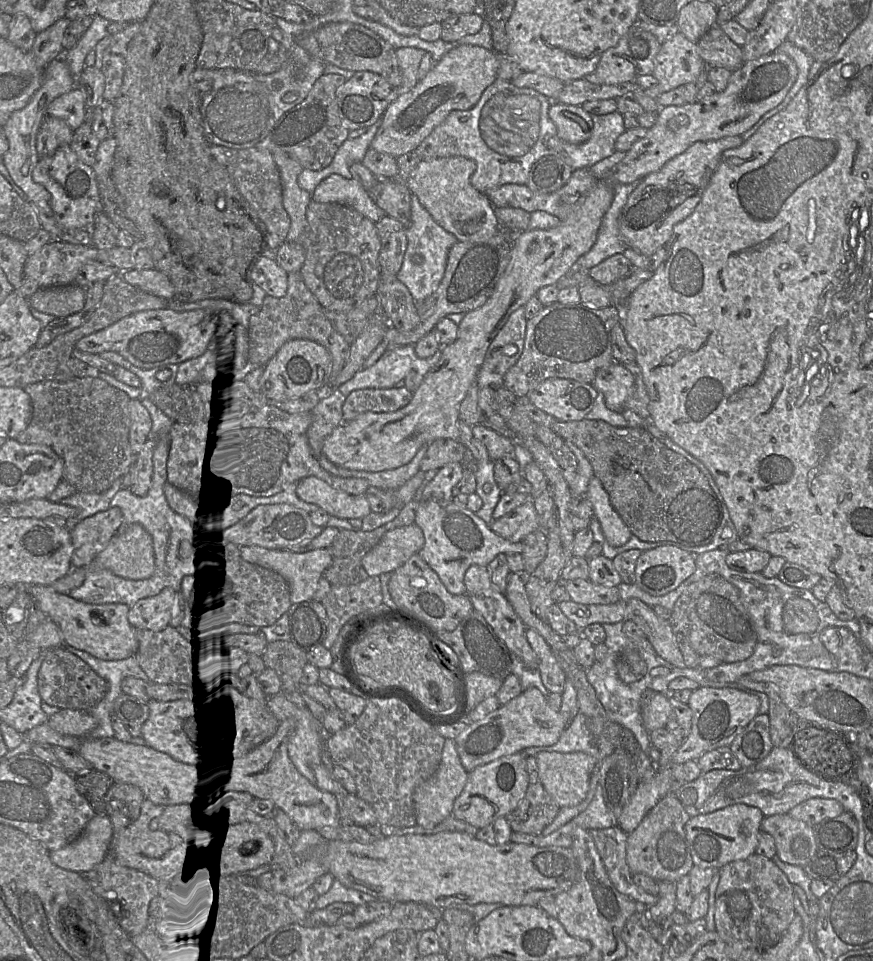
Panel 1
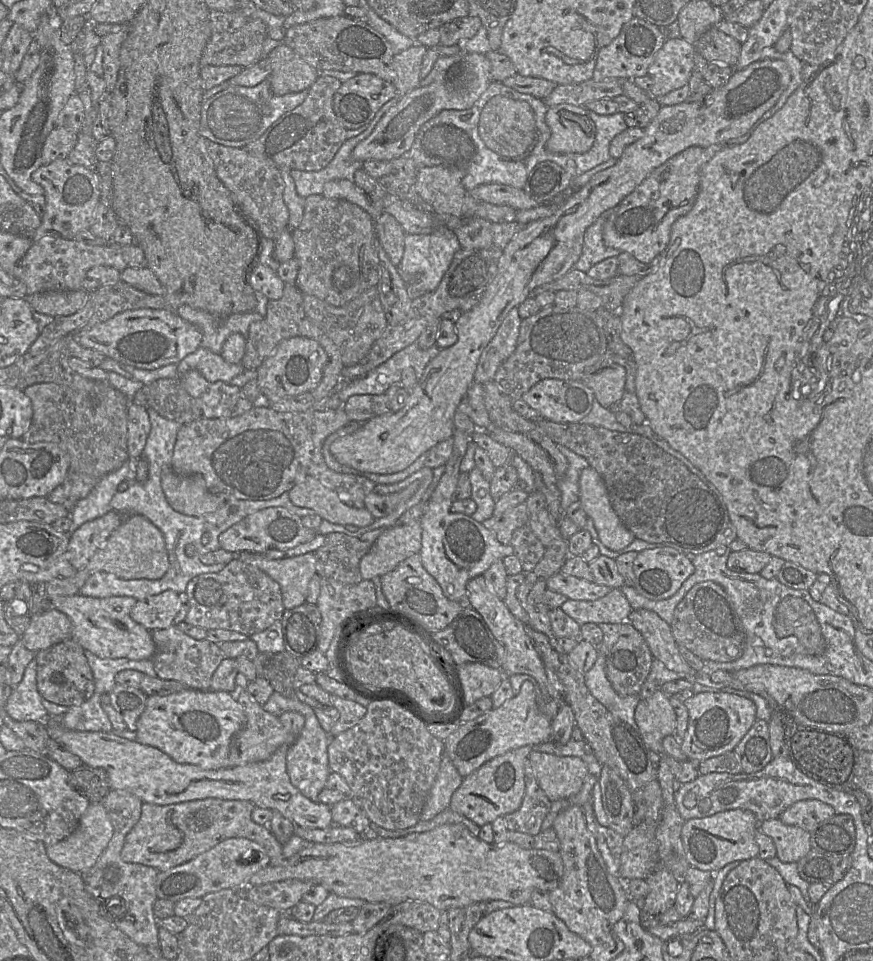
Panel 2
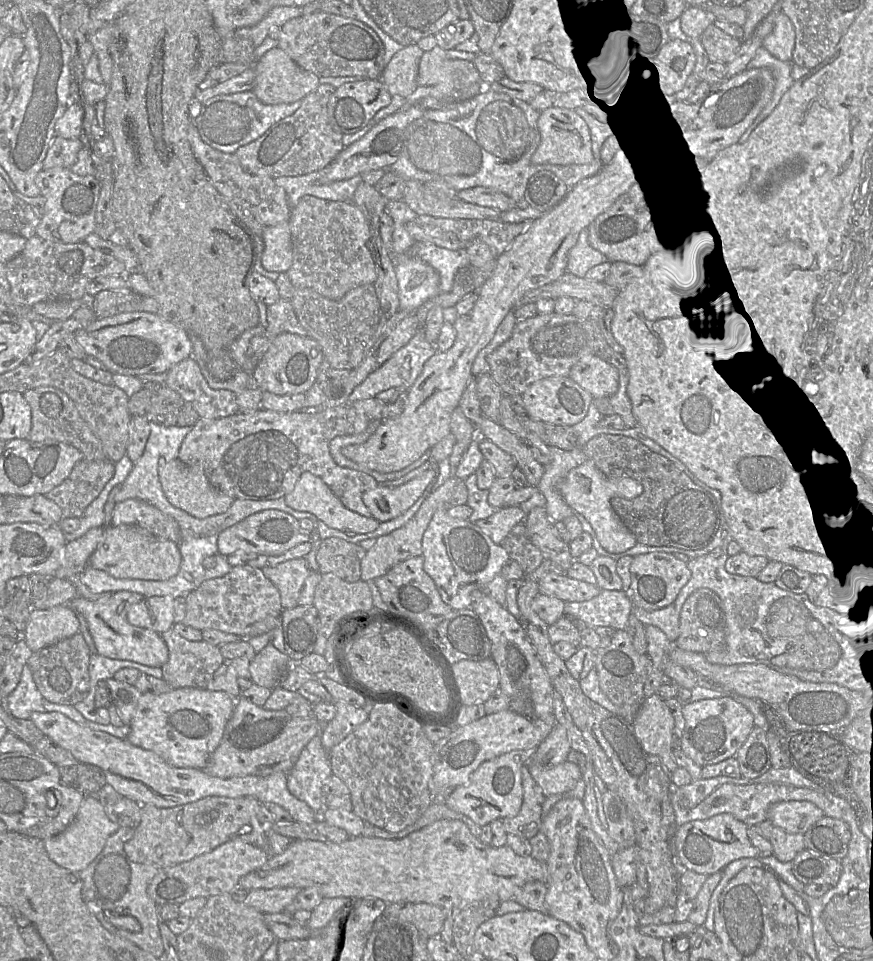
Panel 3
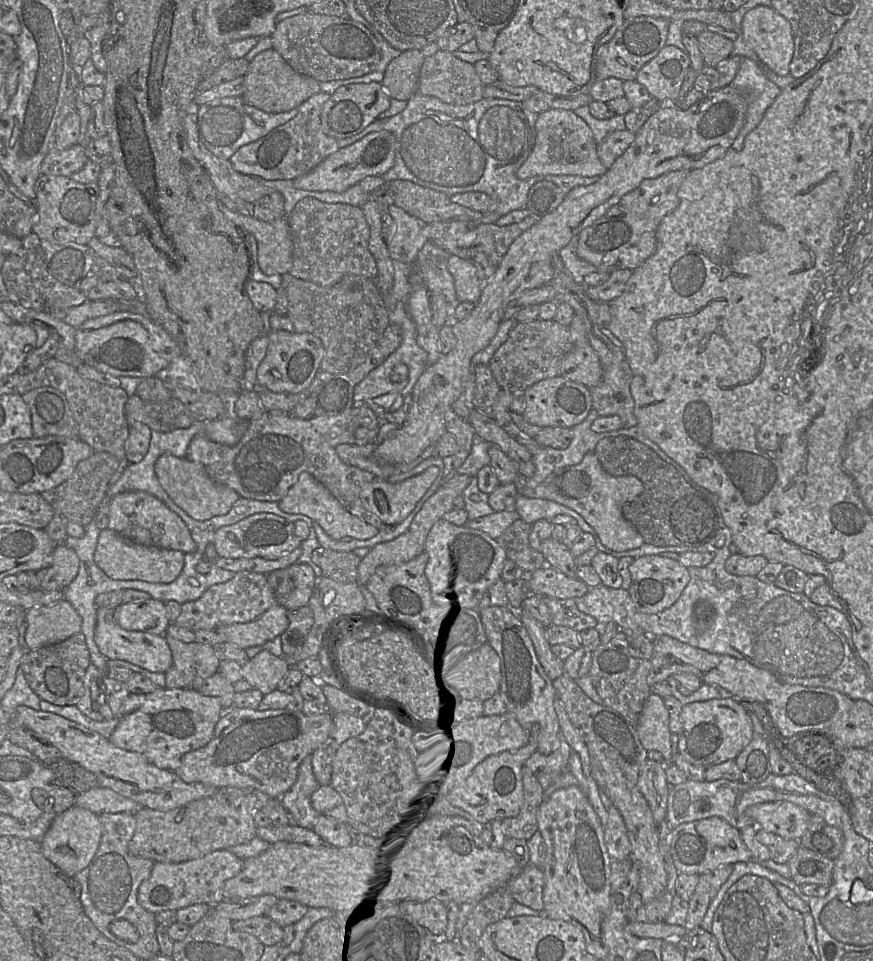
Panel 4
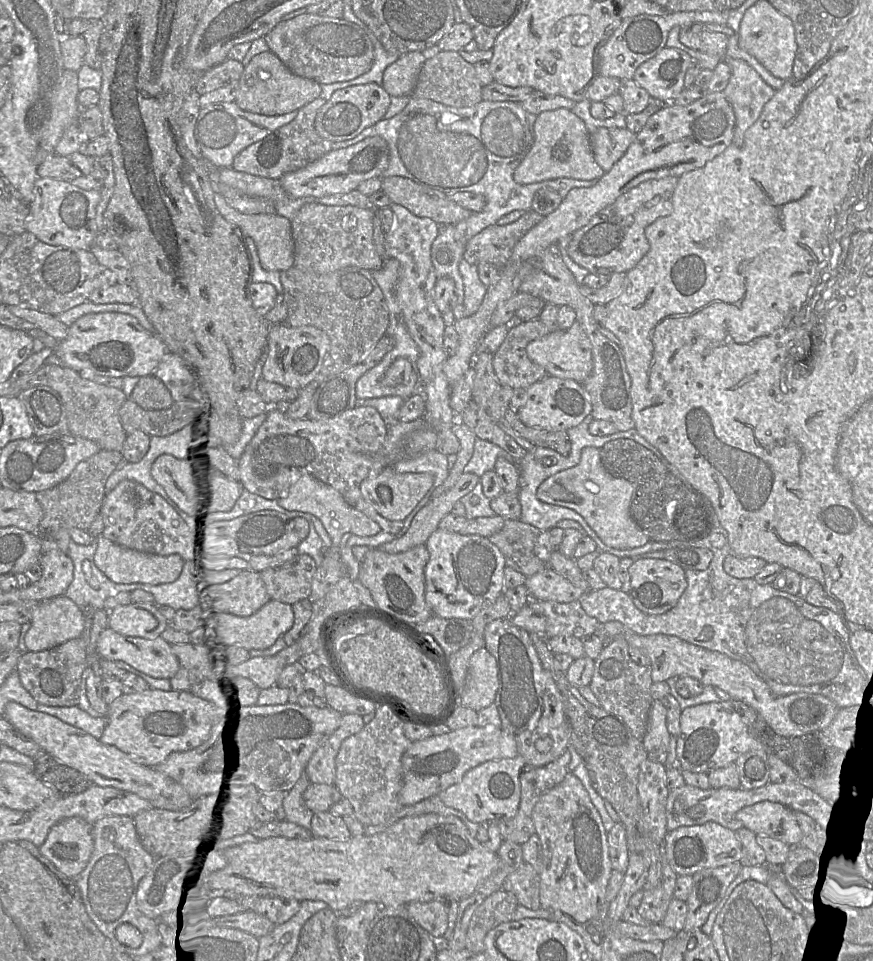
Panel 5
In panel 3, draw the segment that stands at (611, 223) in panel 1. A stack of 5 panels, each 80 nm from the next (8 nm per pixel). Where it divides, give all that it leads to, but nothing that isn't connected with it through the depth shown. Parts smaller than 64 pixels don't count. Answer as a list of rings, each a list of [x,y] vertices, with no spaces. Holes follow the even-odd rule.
[[[583,229],[577,243],[569,252],[567,273],[585,278],[589,269],[608,261],[605,255],[590,246],[588,238],[588,229]]]

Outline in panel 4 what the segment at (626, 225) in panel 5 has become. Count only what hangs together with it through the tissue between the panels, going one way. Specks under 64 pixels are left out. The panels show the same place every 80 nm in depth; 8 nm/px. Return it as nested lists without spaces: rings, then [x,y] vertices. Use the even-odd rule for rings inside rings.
[[[677,170],[657,178],[645,179],[634,190],[578,235],[576,254],[600,272],[634,270],[652,256],[657,248],[656,230],[662,219],[678,204],[678,190],[691,170]]]

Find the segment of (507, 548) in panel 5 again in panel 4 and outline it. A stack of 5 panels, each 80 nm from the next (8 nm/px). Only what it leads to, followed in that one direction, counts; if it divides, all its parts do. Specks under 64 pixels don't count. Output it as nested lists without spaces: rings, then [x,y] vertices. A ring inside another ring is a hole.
[[[518,519],[496,539],[504,549],[507,559],[514,561],[526,572],[526,575],[546,565],[543,554],[530,546],[531,528],[532,524]]]

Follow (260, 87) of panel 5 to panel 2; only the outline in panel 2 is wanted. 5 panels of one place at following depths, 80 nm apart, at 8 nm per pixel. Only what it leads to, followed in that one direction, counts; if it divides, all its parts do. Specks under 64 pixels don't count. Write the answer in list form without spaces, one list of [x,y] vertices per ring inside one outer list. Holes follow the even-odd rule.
[[[284,43],[273,49],[267,57],[271,63],[268,77],[271,90],[277,96],[309,89],[319,77],[316,69]]]

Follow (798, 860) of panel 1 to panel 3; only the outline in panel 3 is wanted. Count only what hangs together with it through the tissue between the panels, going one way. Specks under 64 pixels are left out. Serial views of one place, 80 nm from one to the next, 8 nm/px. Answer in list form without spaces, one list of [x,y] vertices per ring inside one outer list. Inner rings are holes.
[[[768,819],[758,824],[760,834],[770,841],[773,855],[781,862],[792,862],[805,849],[804,835],[791,834],[773,825]]]

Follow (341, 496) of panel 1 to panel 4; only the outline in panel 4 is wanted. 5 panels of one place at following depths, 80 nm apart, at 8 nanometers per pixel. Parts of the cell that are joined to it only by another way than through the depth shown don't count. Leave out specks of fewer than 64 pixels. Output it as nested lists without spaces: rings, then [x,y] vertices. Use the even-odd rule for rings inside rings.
[[[302,472],[299,475],[297,482],[278,502],[278,505],[286,513],[304,514],[310,517],[335,540],[343,537],[366,540],[376,536],[379,532],[374,526],[347,511],[326,487],[308,472]]]

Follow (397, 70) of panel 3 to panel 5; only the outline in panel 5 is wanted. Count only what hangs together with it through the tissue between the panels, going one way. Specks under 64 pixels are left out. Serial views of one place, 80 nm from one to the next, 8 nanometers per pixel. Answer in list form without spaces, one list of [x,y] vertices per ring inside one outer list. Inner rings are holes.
[[[420,51],[401,55],[384,71],[382,86],[385,91],[391,97],[410,96],[425,61]]]

